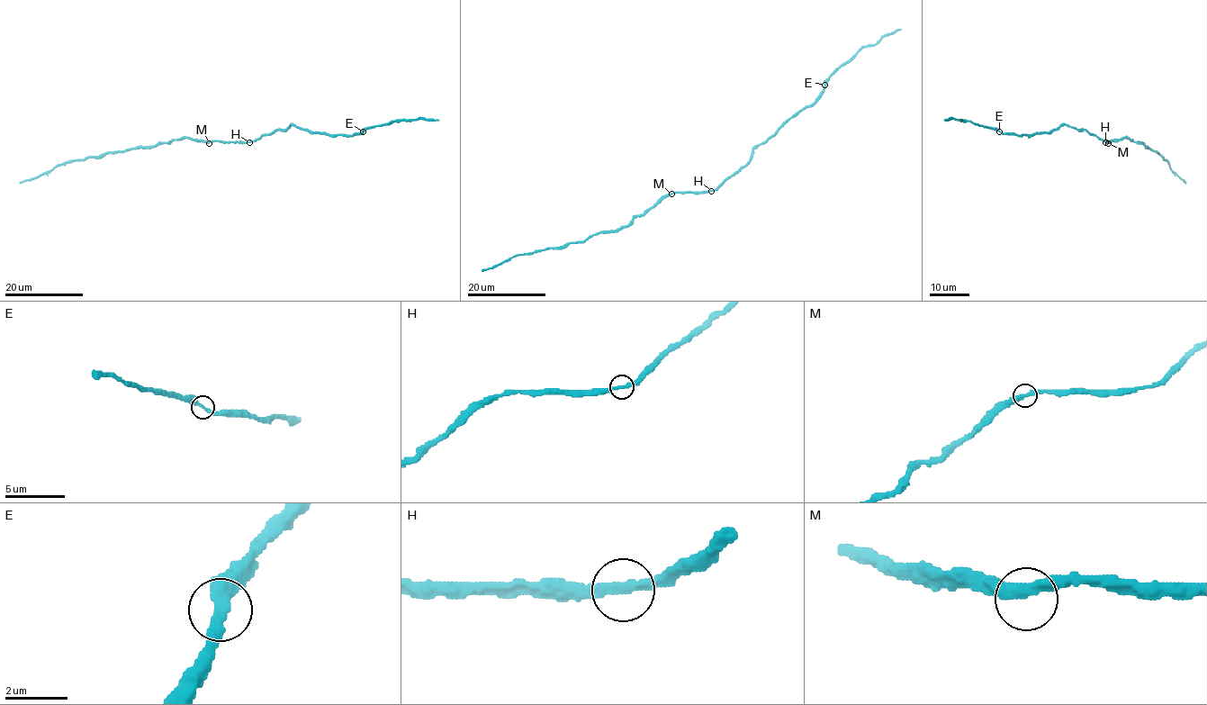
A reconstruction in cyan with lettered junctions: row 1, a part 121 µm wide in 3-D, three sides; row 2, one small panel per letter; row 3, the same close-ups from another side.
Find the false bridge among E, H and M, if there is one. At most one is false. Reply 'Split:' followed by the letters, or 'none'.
Split: none

